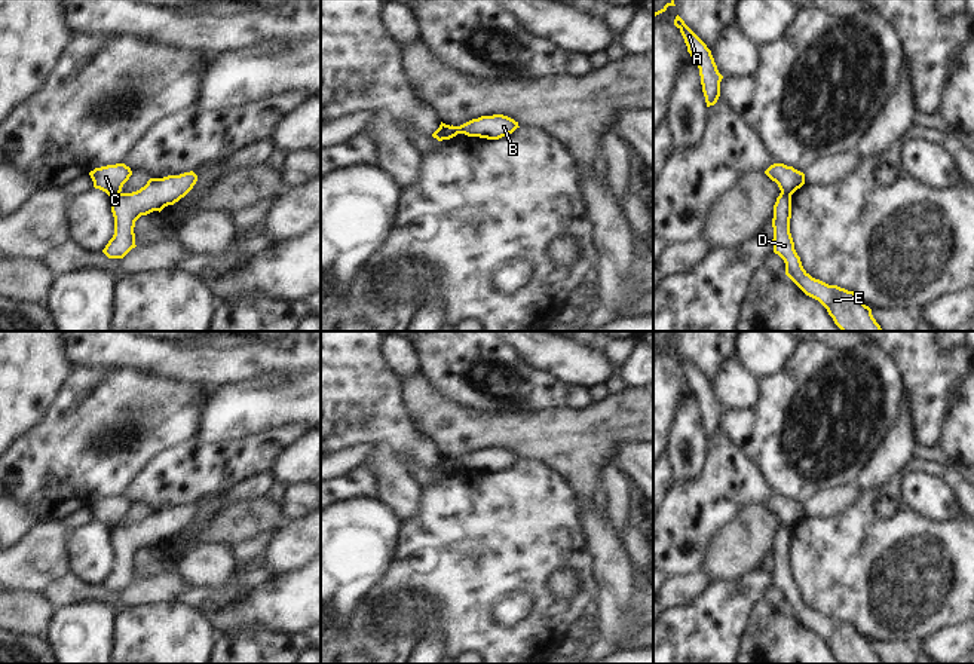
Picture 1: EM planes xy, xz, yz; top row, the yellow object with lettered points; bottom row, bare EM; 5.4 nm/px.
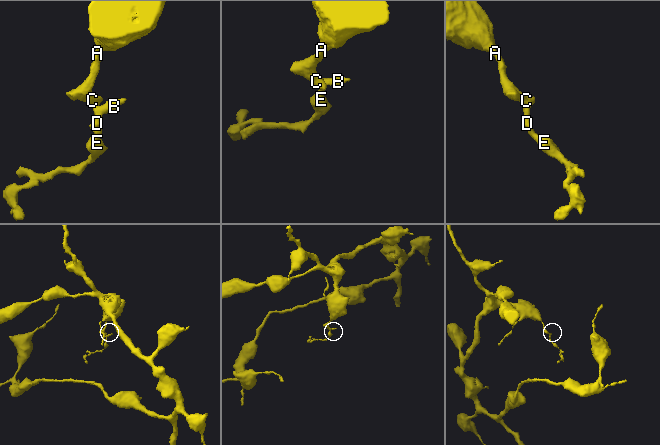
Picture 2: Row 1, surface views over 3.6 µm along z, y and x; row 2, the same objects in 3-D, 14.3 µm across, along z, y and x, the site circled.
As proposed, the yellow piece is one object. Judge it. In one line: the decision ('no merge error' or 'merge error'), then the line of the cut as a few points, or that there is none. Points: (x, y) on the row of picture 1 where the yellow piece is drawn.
merge error | xy (119, 192), (110, 198)

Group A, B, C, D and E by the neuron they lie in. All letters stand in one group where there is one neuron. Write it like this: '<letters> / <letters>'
A C / B D E

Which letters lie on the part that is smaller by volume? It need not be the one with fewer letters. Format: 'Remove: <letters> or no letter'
Remove: B, D, E

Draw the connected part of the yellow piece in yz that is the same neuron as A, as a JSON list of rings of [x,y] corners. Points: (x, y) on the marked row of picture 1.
[[[679,15],[674,19],[674,25],[680,30],[687,52],[696,61],[707,107],[714,105],[720,97],[720,82],[723,76],[717,70],[711,51]]]

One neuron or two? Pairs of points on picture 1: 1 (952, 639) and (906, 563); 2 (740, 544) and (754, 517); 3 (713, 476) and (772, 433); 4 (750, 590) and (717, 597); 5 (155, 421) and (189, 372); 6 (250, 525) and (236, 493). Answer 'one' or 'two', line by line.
1: two
2: one
3: two
4: one
5: two
6: two

